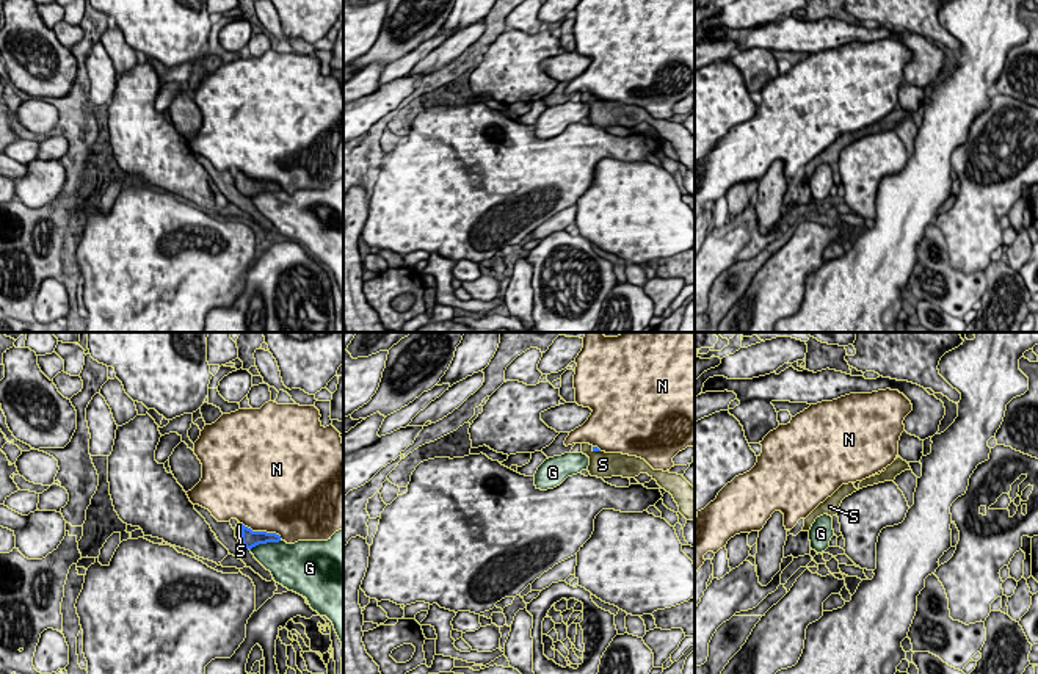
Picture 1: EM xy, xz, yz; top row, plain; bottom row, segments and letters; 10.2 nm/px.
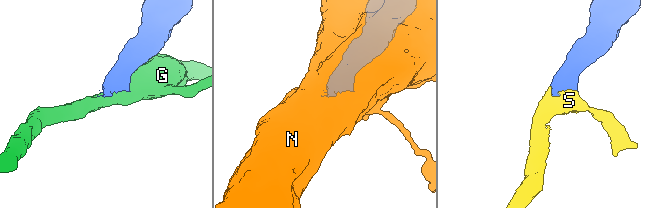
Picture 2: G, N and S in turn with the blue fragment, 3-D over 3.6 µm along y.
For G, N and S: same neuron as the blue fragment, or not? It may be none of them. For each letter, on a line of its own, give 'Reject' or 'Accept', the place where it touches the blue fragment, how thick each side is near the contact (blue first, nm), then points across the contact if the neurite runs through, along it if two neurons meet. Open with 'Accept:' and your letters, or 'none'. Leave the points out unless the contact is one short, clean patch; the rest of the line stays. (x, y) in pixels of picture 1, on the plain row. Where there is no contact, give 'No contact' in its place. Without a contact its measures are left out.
Accept: S
G: Reject. Touches blue at xy (265, 192). Thickness 170 nm (blue) against 360 nm
N: Reject. Touches blue at xy (262, 181). Thickness 170 nm (blue) against 480 nm
S: Accept. Touches blue at xy (242, 182). Thickness 170 nm (blue) against 60 nm

